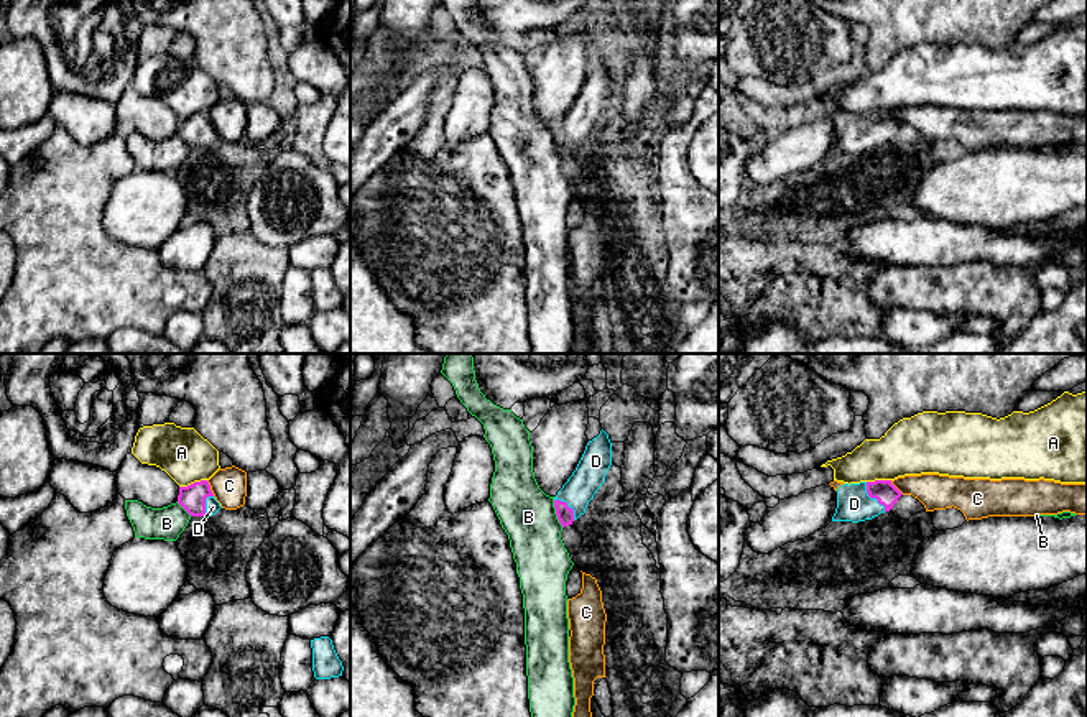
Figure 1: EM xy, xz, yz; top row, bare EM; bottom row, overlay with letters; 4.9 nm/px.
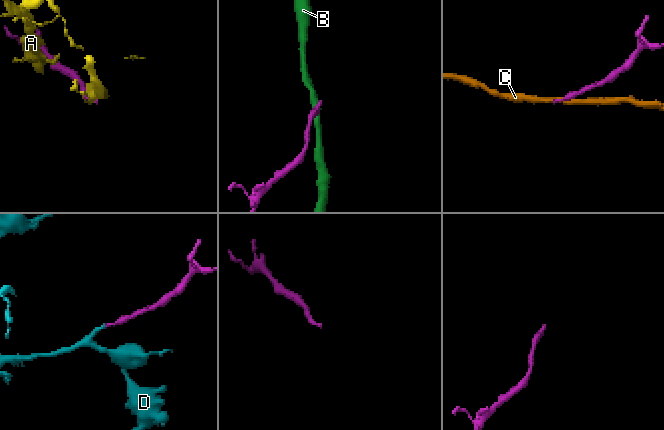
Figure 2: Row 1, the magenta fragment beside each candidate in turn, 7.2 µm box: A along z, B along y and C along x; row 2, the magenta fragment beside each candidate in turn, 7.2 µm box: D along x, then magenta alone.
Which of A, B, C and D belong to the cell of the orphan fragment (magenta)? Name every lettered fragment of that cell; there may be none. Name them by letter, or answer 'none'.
D

